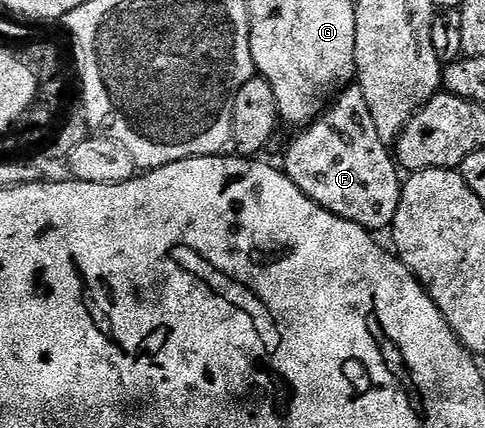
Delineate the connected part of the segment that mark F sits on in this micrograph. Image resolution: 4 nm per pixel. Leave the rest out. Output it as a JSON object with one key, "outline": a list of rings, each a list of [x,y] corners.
{"outline":[[[359,83],[349,85],[311,125],[301,128],[297,133],[300,134],[289,143],[288,150],[284,153],[282,168],[285,175],[326,211],[342,219],[350,219],[350,223],[358,223],[369,231],[387,230],[398,211],[402,173],[389,146],[378,139],[378,127],[374,127],[370,103],[366,103],[366,95],[362,95]]]}

